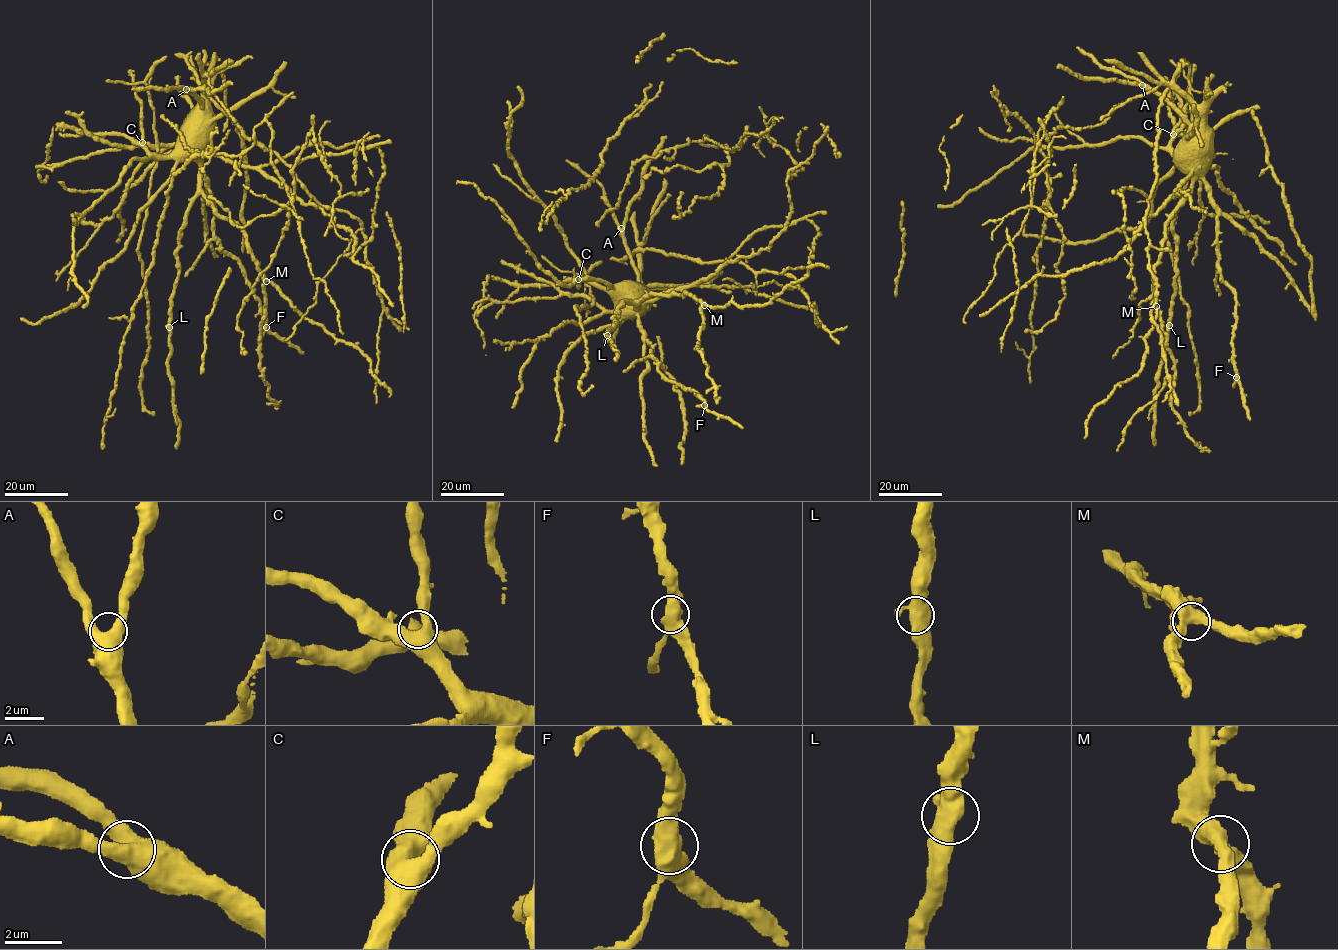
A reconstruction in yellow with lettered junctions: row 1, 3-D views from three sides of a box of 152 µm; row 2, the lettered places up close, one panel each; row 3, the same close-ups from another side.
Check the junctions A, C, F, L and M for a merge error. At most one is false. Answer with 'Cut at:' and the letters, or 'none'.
Cut at: none

